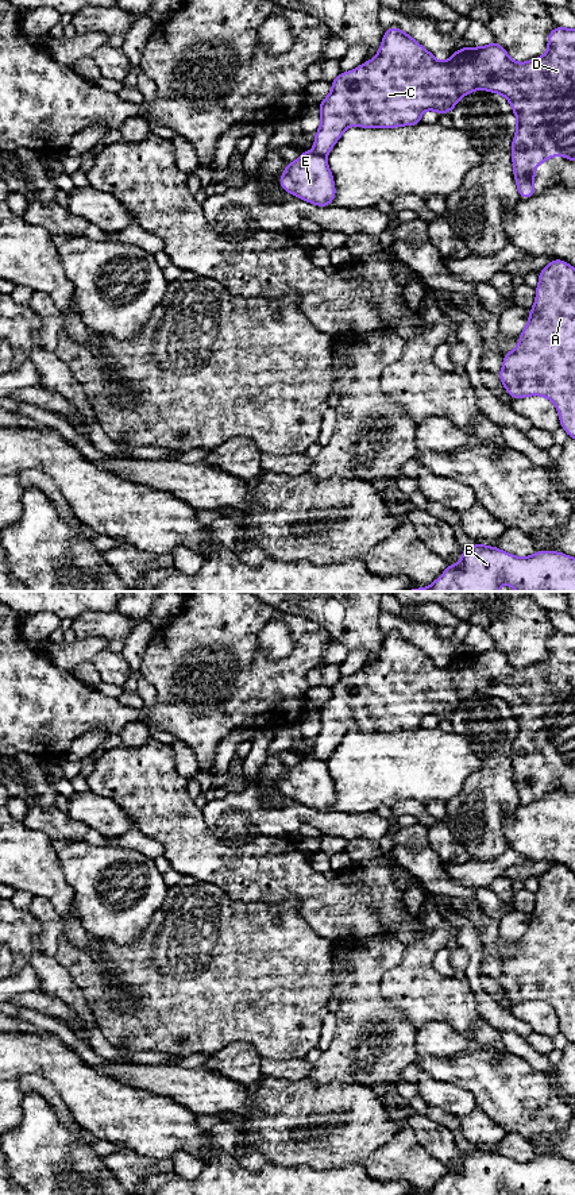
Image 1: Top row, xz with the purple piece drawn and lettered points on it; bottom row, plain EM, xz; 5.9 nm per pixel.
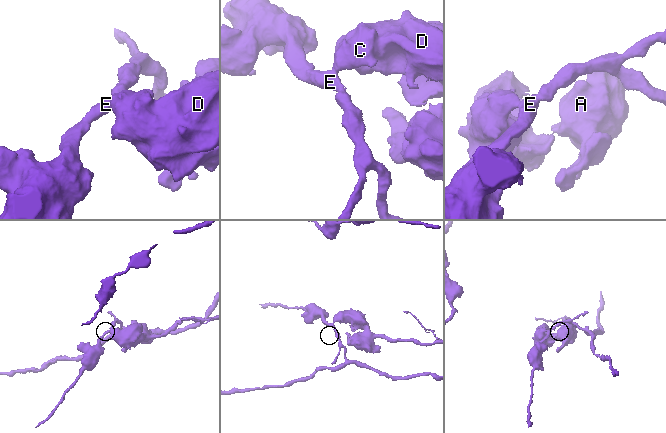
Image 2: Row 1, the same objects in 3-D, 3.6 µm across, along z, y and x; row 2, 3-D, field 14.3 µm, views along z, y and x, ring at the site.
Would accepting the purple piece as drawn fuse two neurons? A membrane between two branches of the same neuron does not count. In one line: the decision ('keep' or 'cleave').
cleave

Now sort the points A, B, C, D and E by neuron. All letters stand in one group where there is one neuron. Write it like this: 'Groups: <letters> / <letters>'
Groups: A C D / B E

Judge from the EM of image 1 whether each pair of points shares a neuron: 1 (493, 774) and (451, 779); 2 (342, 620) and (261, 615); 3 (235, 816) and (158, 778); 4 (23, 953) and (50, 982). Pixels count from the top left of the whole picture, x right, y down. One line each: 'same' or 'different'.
1: different
2: different
3: different
4: same

